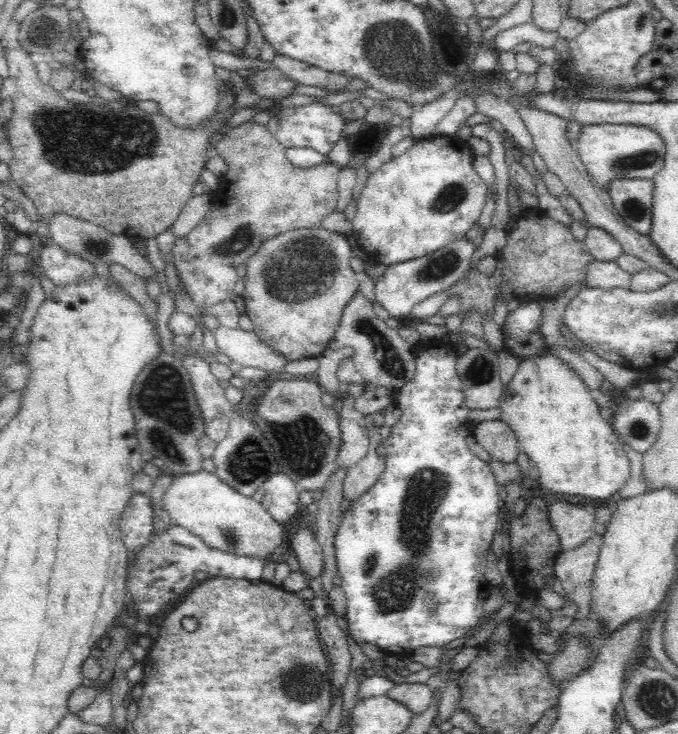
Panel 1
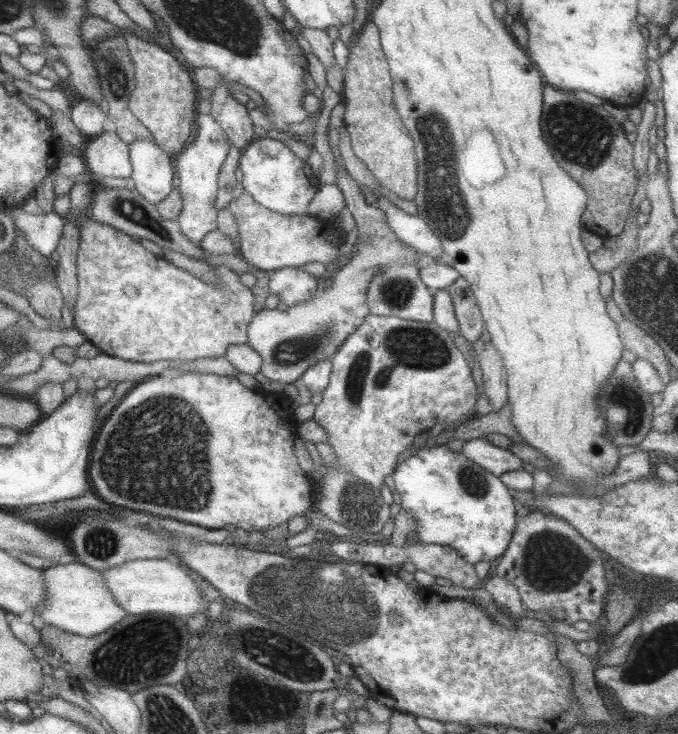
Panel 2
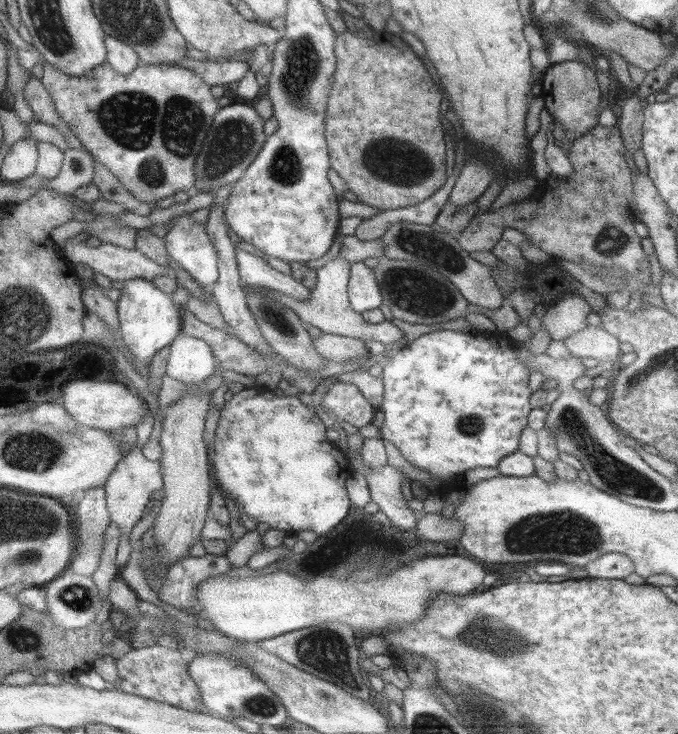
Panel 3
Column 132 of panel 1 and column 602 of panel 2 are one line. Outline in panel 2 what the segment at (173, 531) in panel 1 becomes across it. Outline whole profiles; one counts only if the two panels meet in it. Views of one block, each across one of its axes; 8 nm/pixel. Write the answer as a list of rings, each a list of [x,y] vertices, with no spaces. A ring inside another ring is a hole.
[[[531,510],[528,515],[516,518],[510,542],[498,563],[497,575],[515,586],[520,602],[529,614],[540,611],[568,625],[577,620],[586,620],[591,624],[604,613],[603,595],[607,588],[604,559],[604,554],[586,542],[585,538],[582,538],[581,534],[578,534],[577,530],[569,526],[565,520],[547,511]]]

